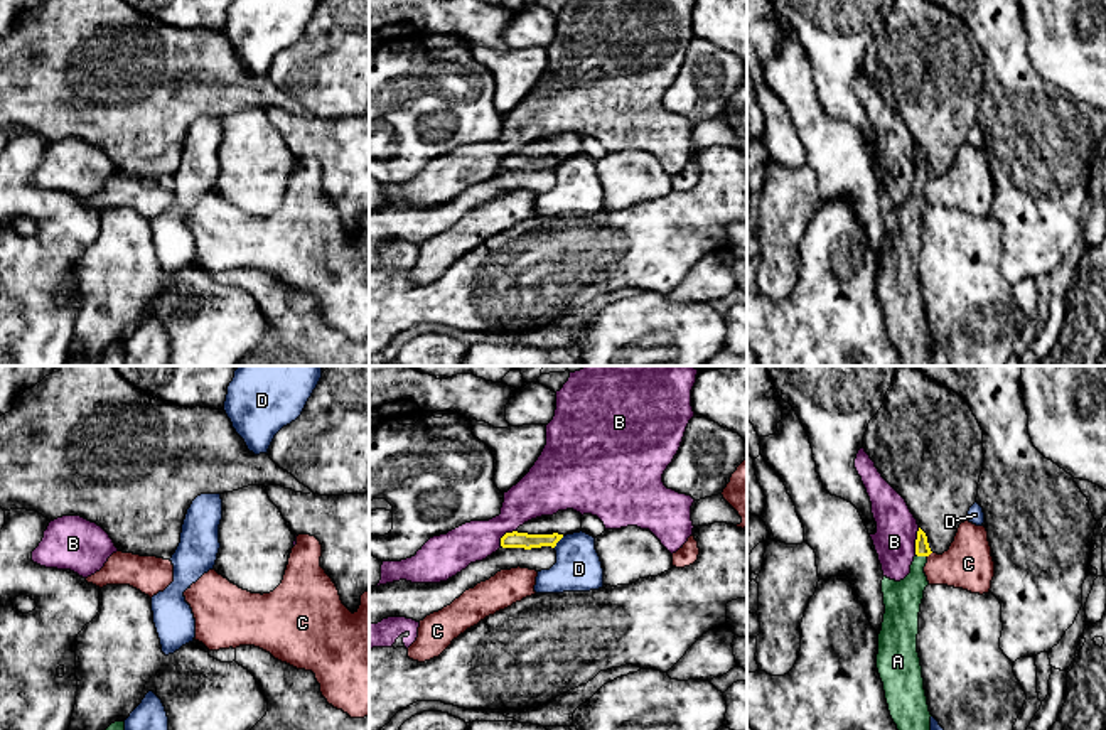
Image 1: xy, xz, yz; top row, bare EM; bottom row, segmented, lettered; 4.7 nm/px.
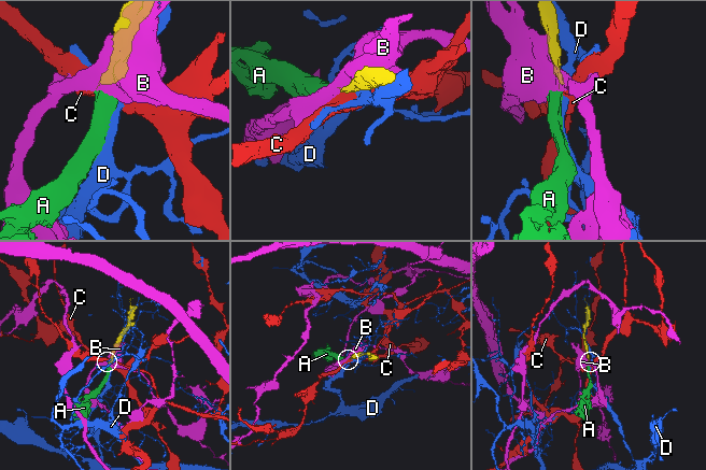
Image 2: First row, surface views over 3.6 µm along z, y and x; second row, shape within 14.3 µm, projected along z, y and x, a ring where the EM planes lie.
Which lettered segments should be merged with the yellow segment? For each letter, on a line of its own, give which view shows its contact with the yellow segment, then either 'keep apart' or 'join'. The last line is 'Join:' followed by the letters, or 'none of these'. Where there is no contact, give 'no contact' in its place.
A: contact in yz; join
B: contact in yz; keep apart
C: contact in yz; keep apart
D: contact in xz; keep apart
Join: A

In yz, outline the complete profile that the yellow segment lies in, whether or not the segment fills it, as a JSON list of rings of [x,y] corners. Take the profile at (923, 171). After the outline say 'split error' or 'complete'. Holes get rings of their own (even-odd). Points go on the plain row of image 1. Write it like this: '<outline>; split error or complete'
[[[919,150],[910,196],[900,204],[887,199],[882,202],[885,236],[878,256],[877,292],[902,366],[931,366],[932,337],[917,275],[919,234],[929,207],[924,189],[931,175],[927,158]]]; split error

